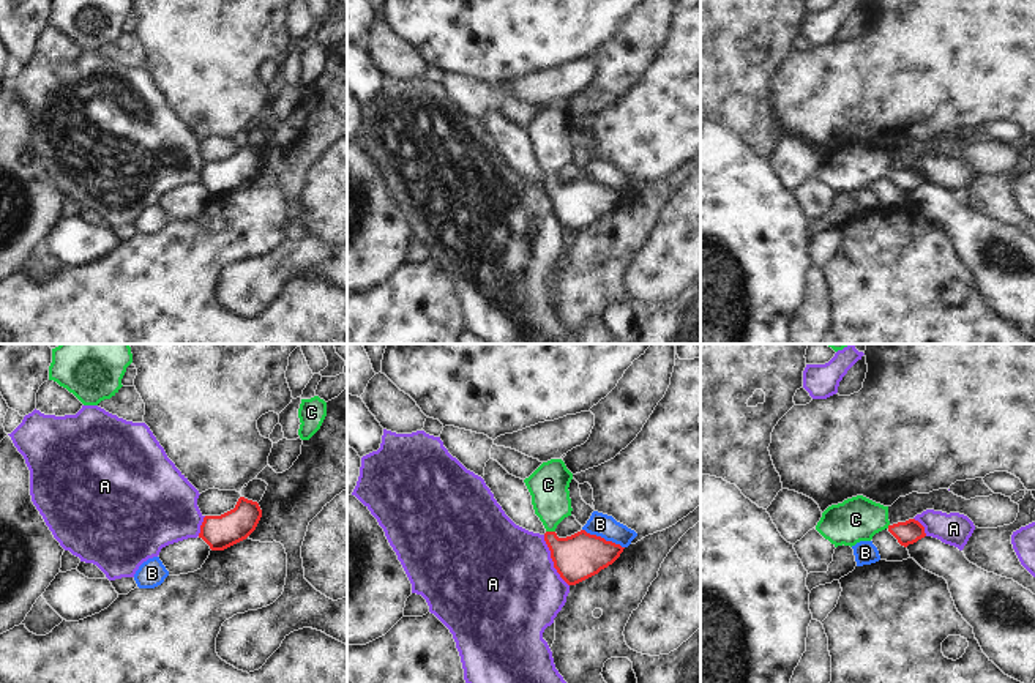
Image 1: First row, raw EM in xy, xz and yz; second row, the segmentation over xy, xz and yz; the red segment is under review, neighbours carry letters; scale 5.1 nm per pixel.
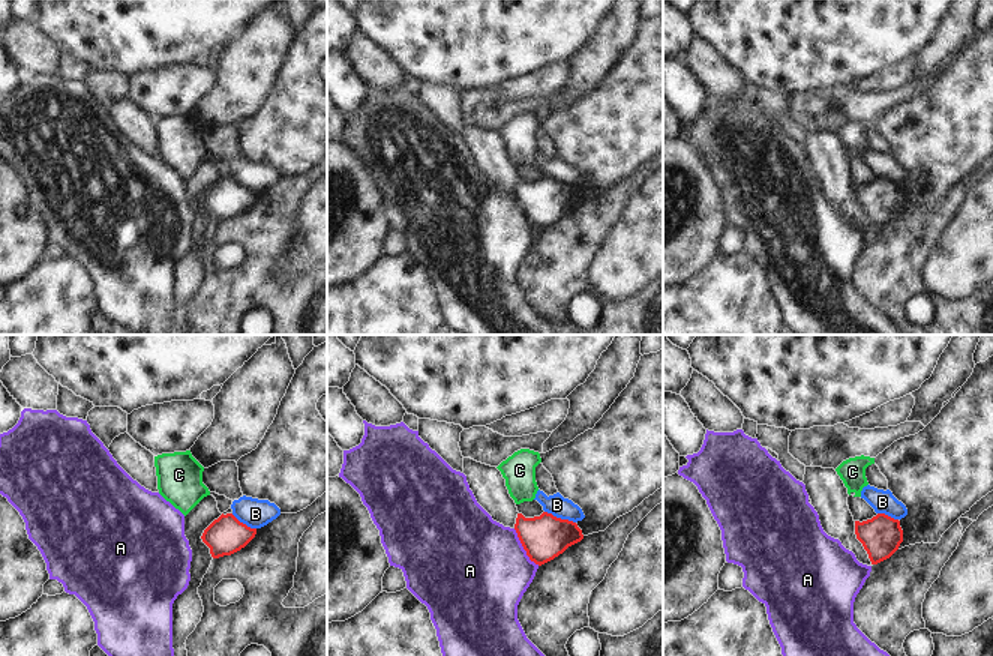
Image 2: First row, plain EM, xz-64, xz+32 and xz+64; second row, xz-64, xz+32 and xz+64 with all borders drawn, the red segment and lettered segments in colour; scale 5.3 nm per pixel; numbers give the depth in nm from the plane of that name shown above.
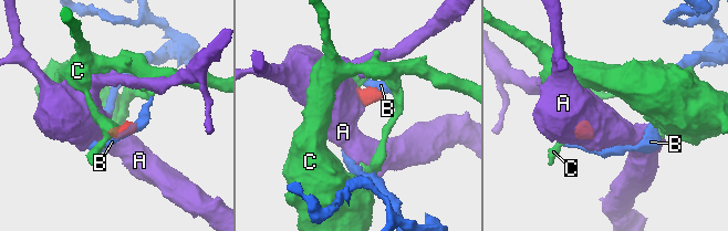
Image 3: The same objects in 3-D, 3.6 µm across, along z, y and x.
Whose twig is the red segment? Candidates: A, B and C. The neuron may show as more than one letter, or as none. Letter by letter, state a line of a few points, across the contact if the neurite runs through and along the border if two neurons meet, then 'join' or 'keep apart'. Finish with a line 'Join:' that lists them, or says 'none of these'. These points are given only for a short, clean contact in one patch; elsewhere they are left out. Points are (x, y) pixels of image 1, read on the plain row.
A: xz (543, 182), (552, 213), (568, 232) | keep apart
B: xz (582, 175), (623, 194) | keep apart
C: xz (581, 202), (570, 202), (551, 179), (548, 131) | join
Join: C

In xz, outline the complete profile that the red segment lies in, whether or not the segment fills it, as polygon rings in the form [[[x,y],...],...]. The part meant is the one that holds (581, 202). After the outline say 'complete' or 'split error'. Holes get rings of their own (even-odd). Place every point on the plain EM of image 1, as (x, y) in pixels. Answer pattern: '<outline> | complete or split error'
[[[562,106],[543,109],[524,126],[535,161],[543,169],[544,188],[551,197],[554,215],[568,232],[576,232],[612,211],[625,194],[581,177],[559,185],[557,172],[571,162],[570,129],[573,120]]] | split error

